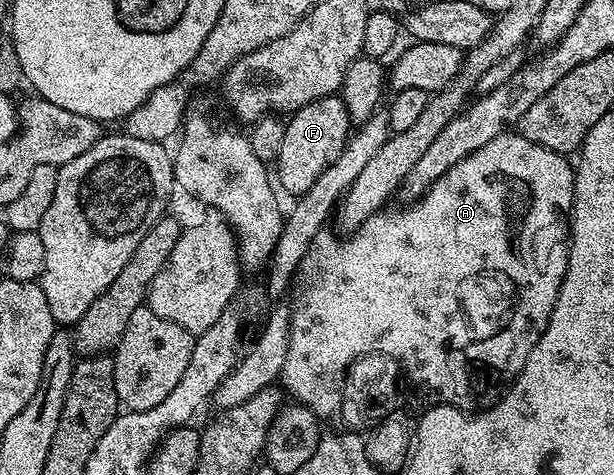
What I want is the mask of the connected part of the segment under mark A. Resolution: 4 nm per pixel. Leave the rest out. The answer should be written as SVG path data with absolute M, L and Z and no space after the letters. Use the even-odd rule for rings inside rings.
M509 131L498 135L498 139L490 139L490 143L486 143L486 147L478 147L478 151L474 151L474 155L466 155L466 159L462 159L462 163L456 163L450 171L446 171L446 175L442 175L442 179L438 179L431 185L430 188L417 197L415 201L405 204L405 209L396 209L393 213L389 211L381 211L373 215L370 219L366 219L366 223L362 223L359 229L354 233L347 234L341 239L335 232L328 233L329 231L321 231L316 238L312 240L312 246L309 247L308 253L304 256L304 261L301 262L299 272L304 273L304 286L300 289L300 294L296 297L296 302L291 302L290 308L292 311L292 322L290 323L290 339L289 346L286 347L286 363L284 364L284 371L282 374L282 385L289 394L293 393L295 400L299 404L304 405L310 411L314 411L316 416L320 418L321 422L325 422L330 417L335 420L341 420L345 424L353 424L358 426L360 424L360 401L364 401L364 397L360 397L360 385L376 385L376 389L380 389L380 385L384 385L384 389L404 389L406 386L413 387L413 389L420 389L420 393L428 393L428 401L433 405L454 405L458 409L470 411L474 407L486 408L489 405L496 404L505 393L508 392L508 388L512 385L512 382L516 380L516 376L522 371L522 367L514 367L512 371L502 371L502 369L492 369L488 357L484 355L484 351L480 349L478 345L478 339L472 335L470 329L462 329L462 317L486 317L486 301L484 301L484 291L488 286L487 279L482 277L488 277L492 275L492 278L499 280L504 275L504 271L512 271L516 261L512 261L512 253L508 253L508 229L504 229L504 197L500 197L500 193L504 193L504 189L500 189L500 185L496 185L496 173L520 173L520 177L528 177L528 181L552 181L552 173L548 173L548 169L565 169L570 164L569 158L563 153L555 153L550 151L546 147L542 147L538 143L530 143L530 139L526 139L519 131Z

